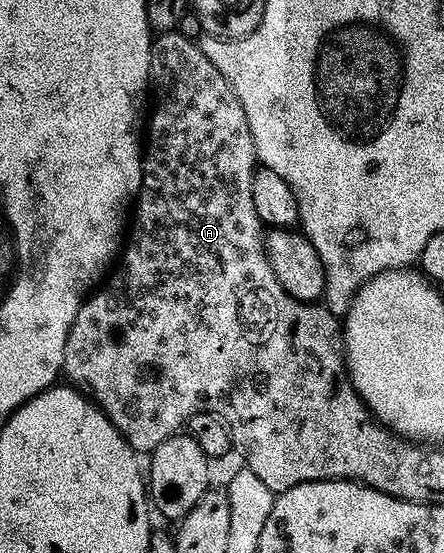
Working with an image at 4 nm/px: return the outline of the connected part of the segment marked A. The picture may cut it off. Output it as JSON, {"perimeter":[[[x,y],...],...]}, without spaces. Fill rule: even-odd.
{"perimeter":[[[161,32],[152,39],[149,76],[152,93],[157,93],[157,103],[154,106],[152,103],[147,118],[147,145],[141,160],[141,189],[137,191],[127,241],[115,269],[104,285],[94,289],[85,299],[69,329],[63,367],[64,377],[69,377],[66,378],[68,385],[96,402],[135,452],[152,452],[169,437],[176,435],[196,414],[215,414],[225,421],[232,445],[245,461],[242,462],[244,469],[263,480],[271,491],[295,488],[295,484],[304,482],[334,480],[360,482],[362,486],[377,490],[377,430],[381,423],[373,417],[349,381],[349,371],[343,361],[343,334],[339,329],[338,315],[332,314],[323,304],[296,302],[279,284],[279,280],[275,280],[275,272],[271,272],[271,264],[265,254],[263,227],[251,201],[251,180],[259,163],[243,104],[239,104],[231,84],[223,72],[219,72],[219,68],[207,60],[200,45],[176,32]]]}

